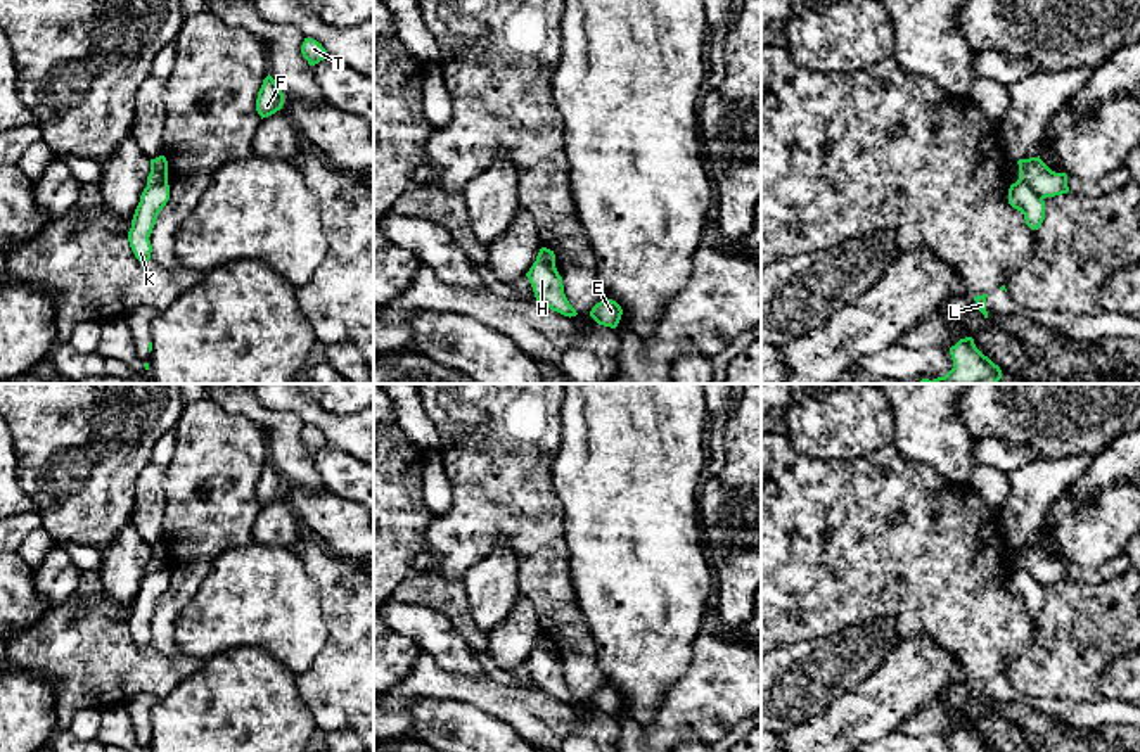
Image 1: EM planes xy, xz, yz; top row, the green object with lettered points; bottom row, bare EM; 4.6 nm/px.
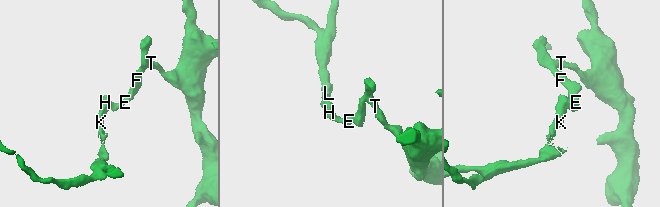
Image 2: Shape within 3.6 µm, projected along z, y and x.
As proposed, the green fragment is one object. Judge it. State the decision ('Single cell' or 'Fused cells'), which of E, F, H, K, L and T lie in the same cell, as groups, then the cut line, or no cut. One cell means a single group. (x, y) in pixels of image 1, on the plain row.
Fused cells. Groups: E F H T / K L. Split along yz (1019, 566), (1043, 585)

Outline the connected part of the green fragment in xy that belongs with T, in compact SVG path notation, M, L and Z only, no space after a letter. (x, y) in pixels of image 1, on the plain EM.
M304 425L301 432L301 441L308 448L310 453L318 451L320 448L327 446L327 437L313 425Z

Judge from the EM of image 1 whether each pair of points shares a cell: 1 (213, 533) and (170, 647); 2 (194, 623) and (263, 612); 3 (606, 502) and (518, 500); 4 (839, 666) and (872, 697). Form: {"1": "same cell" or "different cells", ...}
{"1": "same cell", "2": "same cell", "3": "different cells", "4": "different cells"}

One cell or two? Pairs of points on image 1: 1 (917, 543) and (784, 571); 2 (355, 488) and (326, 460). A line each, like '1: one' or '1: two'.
1: one
2: one

